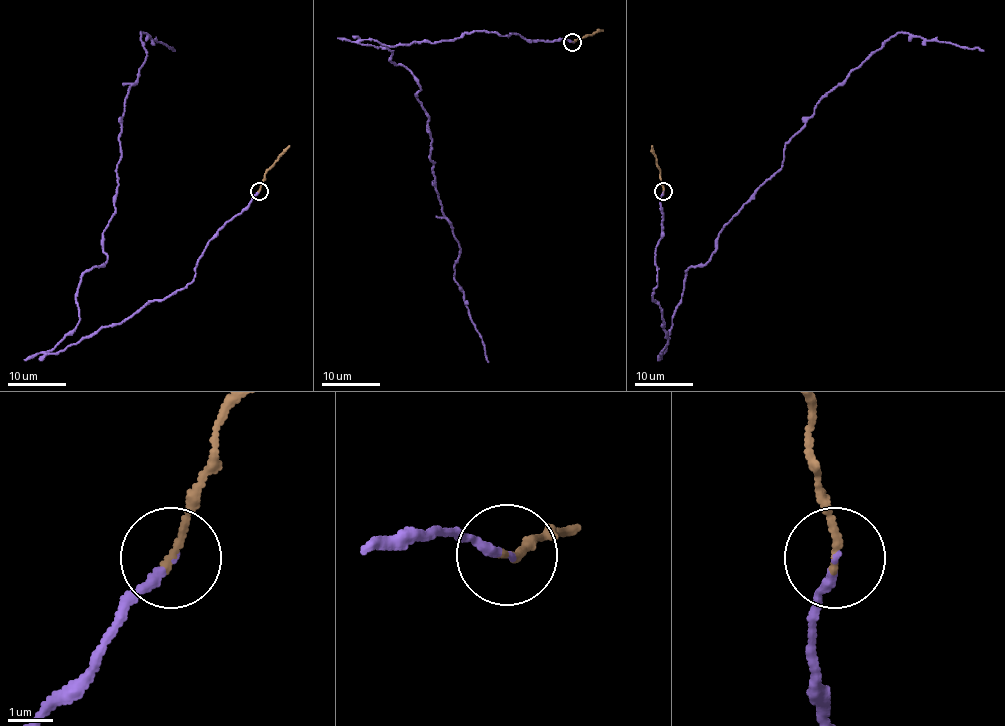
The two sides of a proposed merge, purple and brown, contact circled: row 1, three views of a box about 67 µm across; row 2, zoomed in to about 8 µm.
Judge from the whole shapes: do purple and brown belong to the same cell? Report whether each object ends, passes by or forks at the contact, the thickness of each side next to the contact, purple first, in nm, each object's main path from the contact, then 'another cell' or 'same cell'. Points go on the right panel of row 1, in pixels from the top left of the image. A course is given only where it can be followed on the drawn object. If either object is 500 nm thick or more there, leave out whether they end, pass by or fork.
purple ends there; brown ends there; 190 nm thick on the purple side, 180 nm on the other; purple runs (663, 191), (652, 299), (660, 353), (685, 273), (709, 260), (828, 92), (898, 32), (983, 51); brown runs (663, 191), (652, 146); same cell

